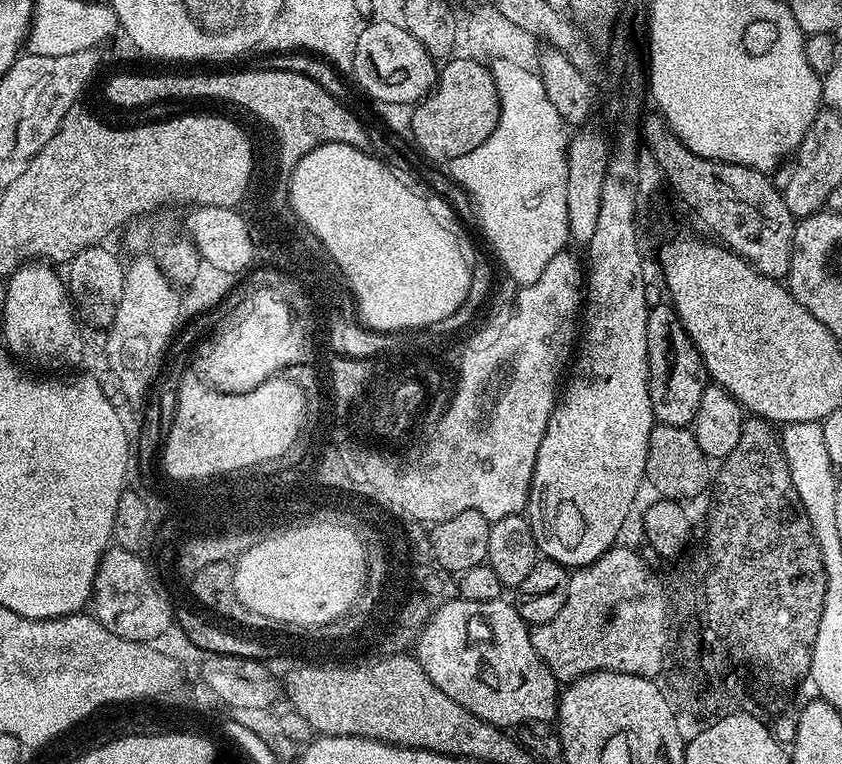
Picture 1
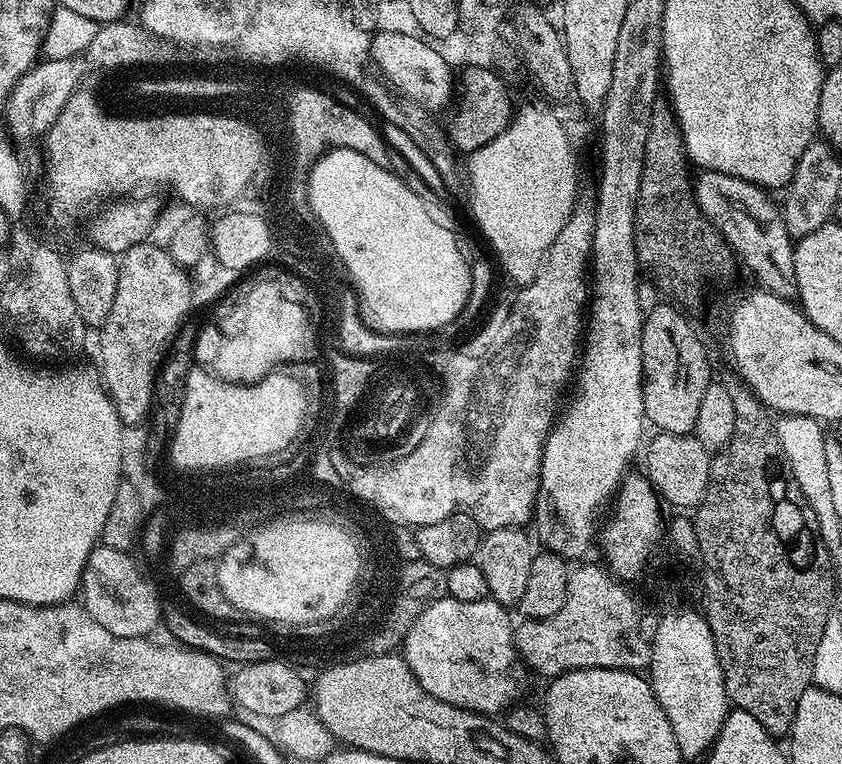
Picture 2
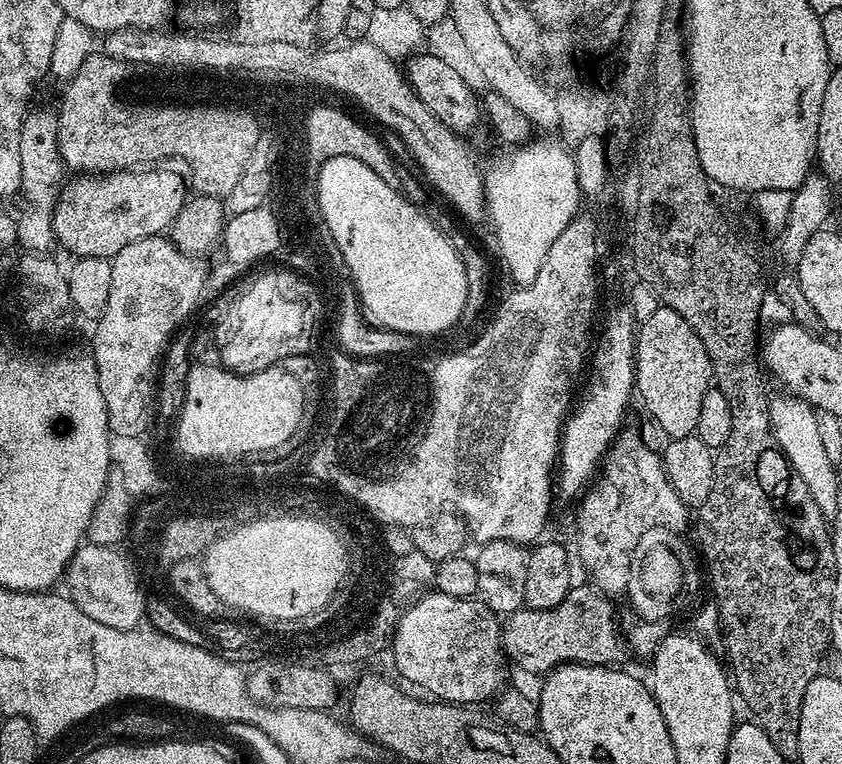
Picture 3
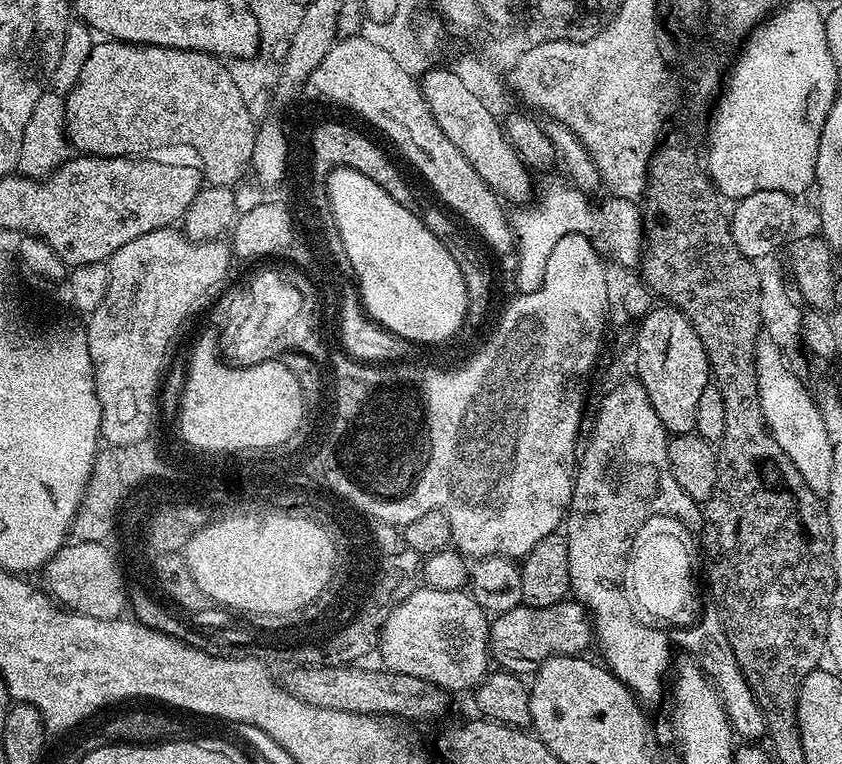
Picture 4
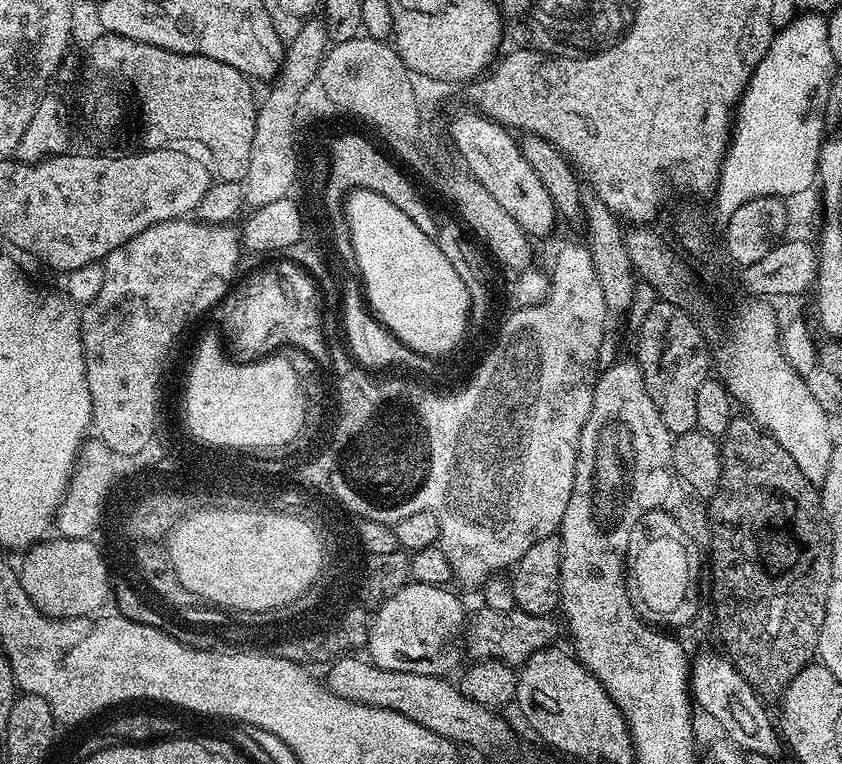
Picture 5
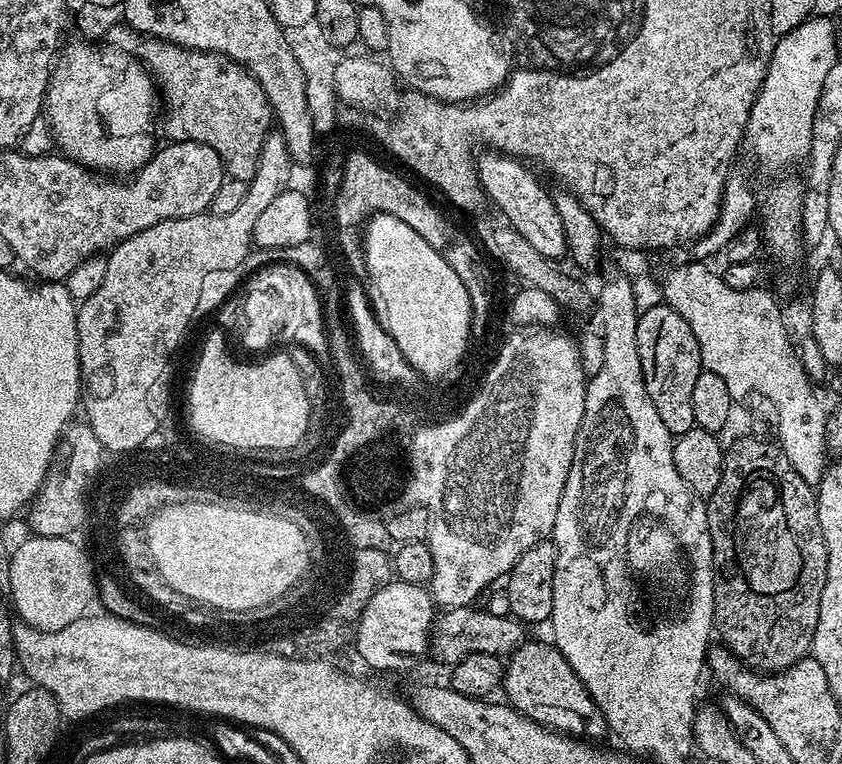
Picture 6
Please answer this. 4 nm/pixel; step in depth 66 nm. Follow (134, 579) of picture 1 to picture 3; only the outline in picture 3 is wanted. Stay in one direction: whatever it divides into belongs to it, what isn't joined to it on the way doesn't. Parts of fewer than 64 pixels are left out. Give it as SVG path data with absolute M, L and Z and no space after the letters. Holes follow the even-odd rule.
M81 543L68 564L67 595L80 607L82 614L94 618L94 622L102 622L102 626L114 626L114 630L139 629L145 619L146 588L144 584L134 587L132 568L124 556L114 554L112 547Z

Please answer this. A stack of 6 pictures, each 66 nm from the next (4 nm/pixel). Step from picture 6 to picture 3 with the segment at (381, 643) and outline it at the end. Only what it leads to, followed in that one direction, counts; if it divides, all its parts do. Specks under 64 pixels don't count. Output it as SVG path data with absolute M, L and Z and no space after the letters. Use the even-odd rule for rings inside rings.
M432 590L409 606L396 627L390 645L390 657L400 671L401 681L409 680L425 688L429 697L449 704L480 706L483 700L491 701L501 691L504 680L504 646L502 624L497 613L491 612L478 598L447 596Z

